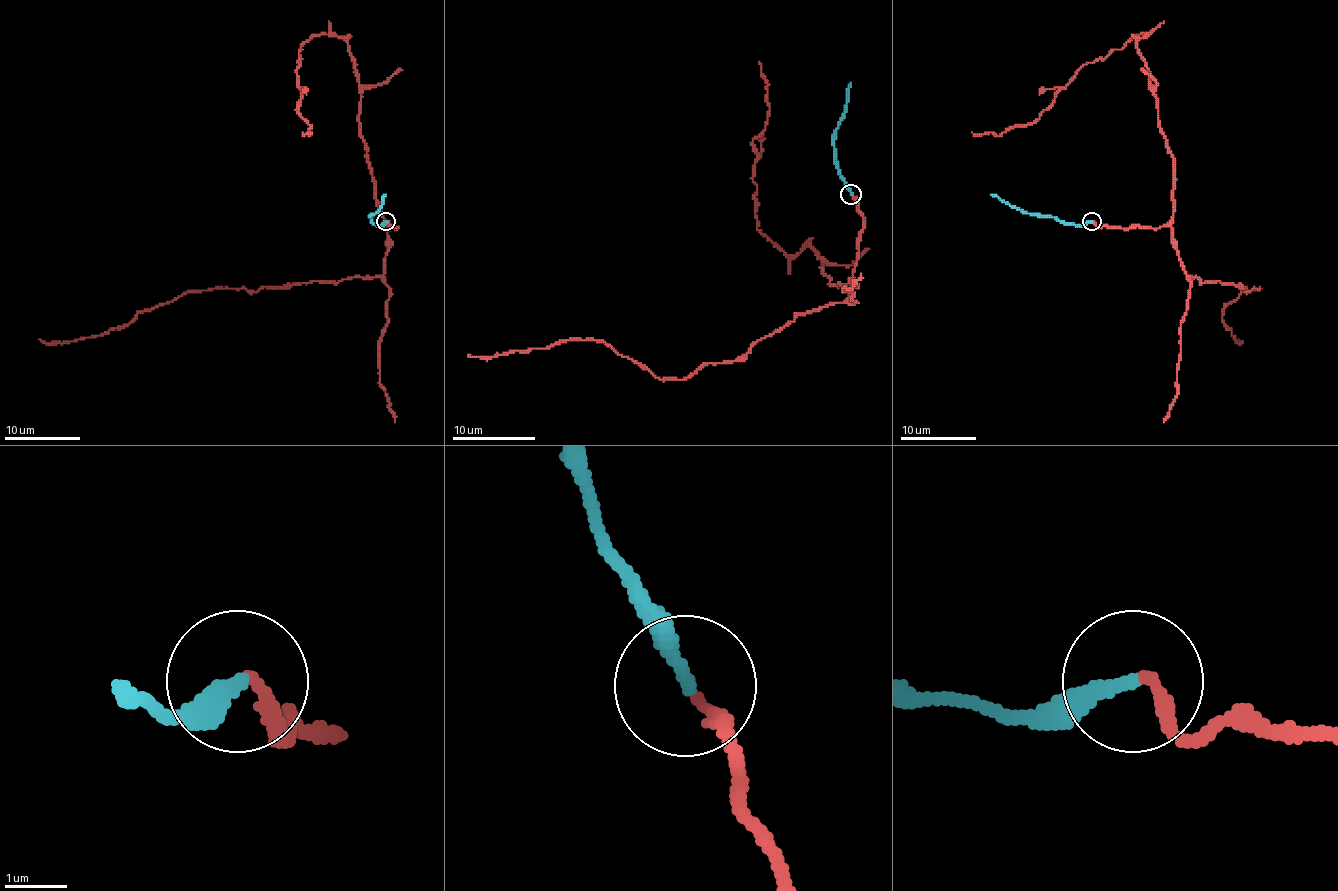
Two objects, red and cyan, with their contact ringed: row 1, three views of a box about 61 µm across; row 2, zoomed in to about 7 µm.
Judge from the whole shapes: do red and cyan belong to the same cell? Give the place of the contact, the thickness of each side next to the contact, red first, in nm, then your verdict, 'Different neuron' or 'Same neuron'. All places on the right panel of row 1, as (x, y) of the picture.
Place: (1092, 221). Thickness 200 nm (red) against 240 nm. Same neuron

